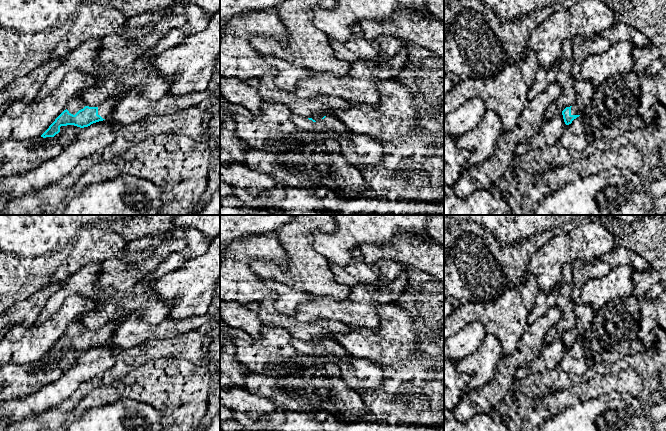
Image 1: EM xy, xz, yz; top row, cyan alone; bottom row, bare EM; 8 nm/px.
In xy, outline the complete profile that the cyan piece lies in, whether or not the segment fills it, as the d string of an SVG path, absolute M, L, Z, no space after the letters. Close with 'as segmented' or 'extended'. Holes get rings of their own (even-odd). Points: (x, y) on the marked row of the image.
M77 92L67 103L66 109L55 119L41 137L54 137L60 132L61 126L74 125L80 128L108 119L117 100L122 97L112 97L98 107L89 107L79 101Z; extended

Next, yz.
M577 80L575 84L575 91L577 99L573 106L566 107L562 111L563 119L566 125L572 123L574 119L580 116L580 113L590 103L591 98L595 93L595 88L587 80Z; extended

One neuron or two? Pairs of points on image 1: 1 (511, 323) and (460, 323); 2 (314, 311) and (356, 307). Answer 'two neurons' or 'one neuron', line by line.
1: one neuron
2: one neuron

